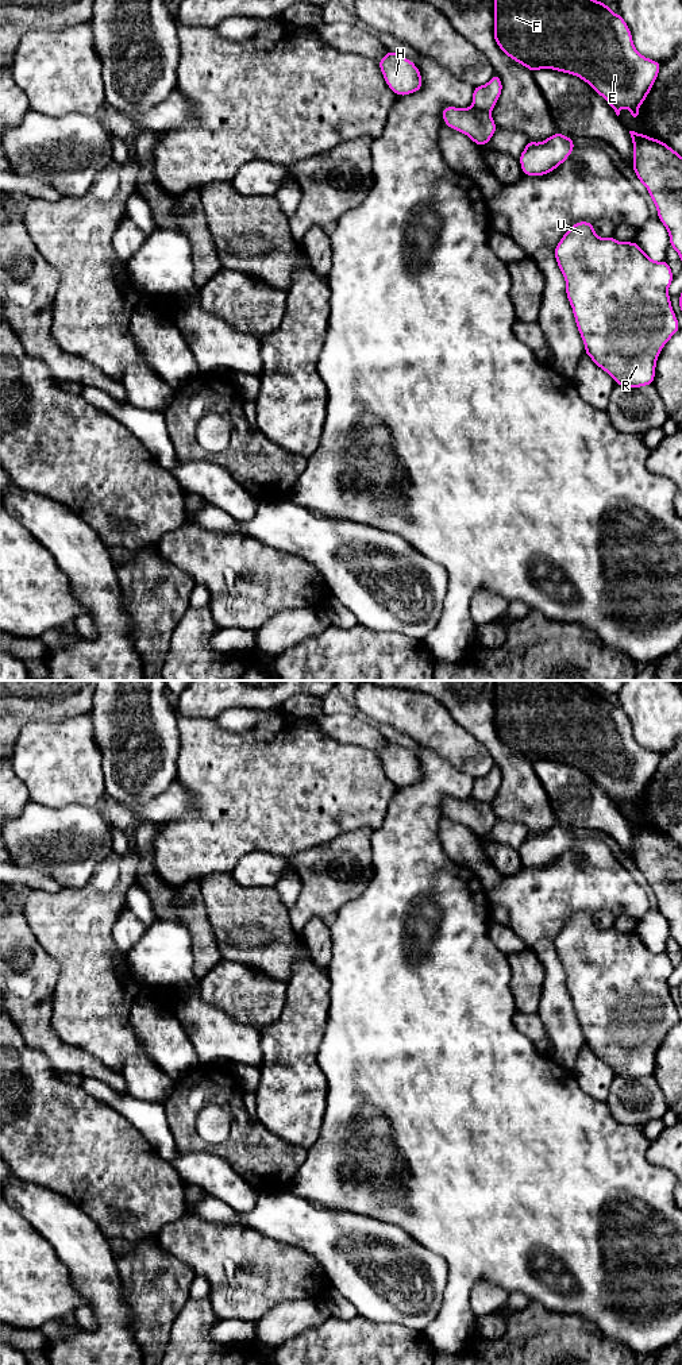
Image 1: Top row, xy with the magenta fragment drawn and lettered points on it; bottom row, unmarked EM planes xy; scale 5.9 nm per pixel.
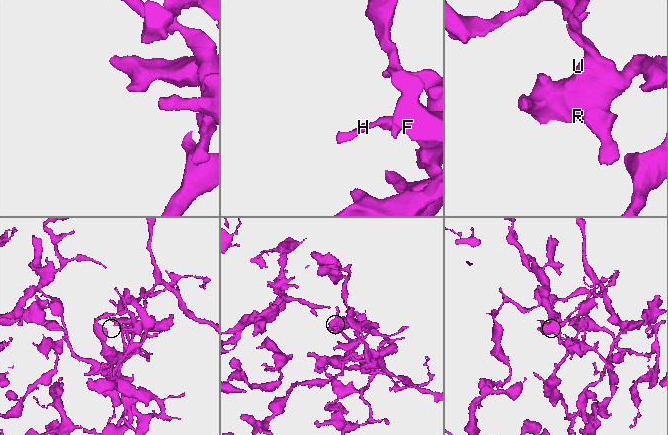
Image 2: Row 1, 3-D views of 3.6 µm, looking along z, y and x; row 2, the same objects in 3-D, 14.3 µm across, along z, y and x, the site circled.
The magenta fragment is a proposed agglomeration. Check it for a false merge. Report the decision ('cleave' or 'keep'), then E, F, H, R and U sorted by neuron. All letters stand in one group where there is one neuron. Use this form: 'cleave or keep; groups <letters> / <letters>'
keep; groups E F H R U

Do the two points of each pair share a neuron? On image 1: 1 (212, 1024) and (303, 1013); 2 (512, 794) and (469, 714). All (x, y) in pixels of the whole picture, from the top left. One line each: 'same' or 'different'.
1: different
2: same

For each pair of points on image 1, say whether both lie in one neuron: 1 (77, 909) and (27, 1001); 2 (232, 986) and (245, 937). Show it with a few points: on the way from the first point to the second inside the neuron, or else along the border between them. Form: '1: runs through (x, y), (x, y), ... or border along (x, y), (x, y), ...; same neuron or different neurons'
1: border along (33, 932), (39, 945), (58, 964), (56, 988); different neurons
2: border along (222, 957), (246, 964), (268, 975); different neurons

